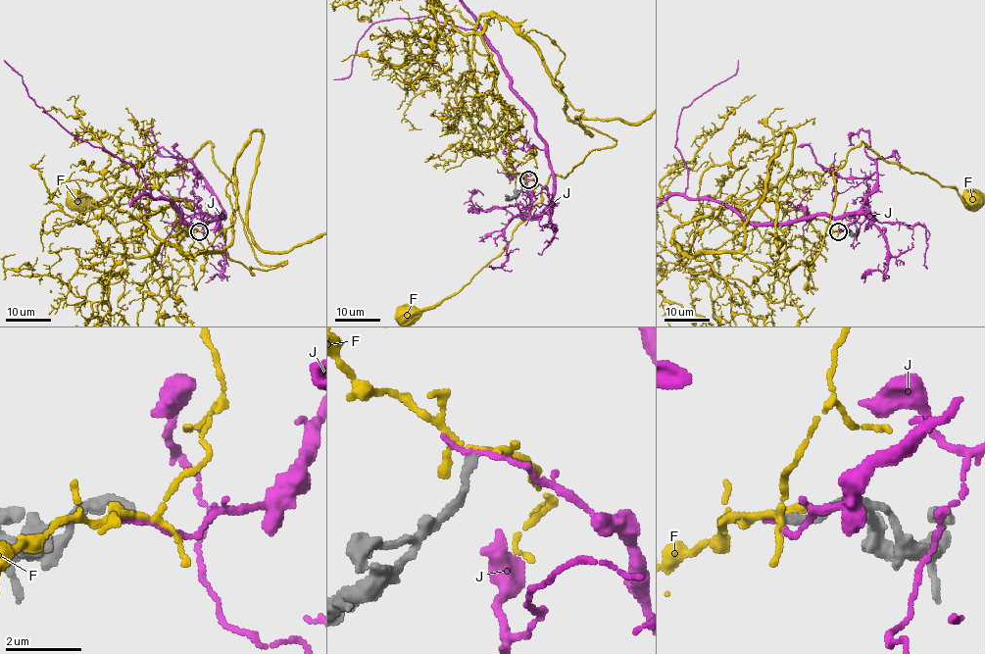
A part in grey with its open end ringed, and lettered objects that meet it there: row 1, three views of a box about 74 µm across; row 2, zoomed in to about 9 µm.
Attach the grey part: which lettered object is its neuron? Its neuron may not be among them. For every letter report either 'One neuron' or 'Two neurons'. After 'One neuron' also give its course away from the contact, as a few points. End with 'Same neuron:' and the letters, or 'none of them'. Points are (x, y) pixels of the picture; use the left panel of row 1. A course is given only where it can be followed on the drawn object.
F: Two neurons
J: Two neurons
Same neuron: none of them

